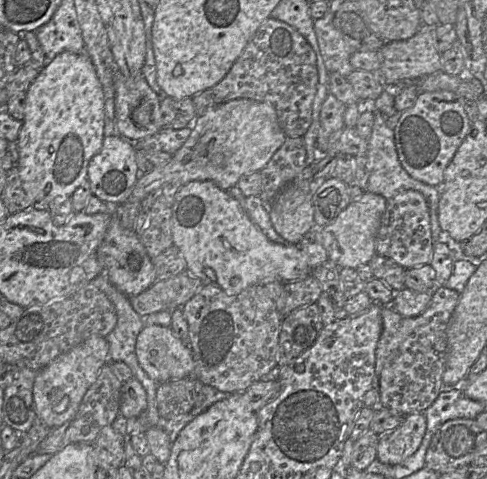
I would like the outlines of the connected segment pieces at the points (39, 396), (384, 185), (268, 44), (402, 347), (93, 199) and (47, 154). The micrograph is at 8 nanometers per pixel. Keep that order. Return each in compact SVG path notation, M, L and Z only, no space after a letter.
M94 335L61 354L41 369L33 385L37 420L50 429L54 429L73 418L85 393L96 381L101 368L108 362L108 352L109 344L106 338Z
M376 112L371 135L368 139L366 156L370 162L370 176L365 191L382 195L386 200L393 198L404 190L416 190L423 194L430 215L432 240L438 242L438 236L442 232L438 221L438 204L440 195L436 187L425 184L411 177L402 167L394 139L394 129L388 124L387 119L379 112Z
M268 17L246 45L228 74L215 86L192 97L196 115L202 115L207 108L233 100L251 99L271 104L279 124L287 137L303 137L312 121L312 104L317 91L317 58L307 40L292 26L280 20Z
M438 285L434 288L433 294L432 294L432 298L431 301L428 305L428 307L424 310L424 312L422 312L420 315L416 316L416 317L404 317L401 314L399 314L398 312L396 312L392 306L383 306L382 310L381 310L381 317L382 317L382 333L381 336L379 338L378 344L377 344L377 348L376 348L376 362L375 362L375 375L373 378L373 388L376 389L379 392L379 405L378 407L383 407L385 409L387 409L388 411L390 411L392 414L394 415L399 415L402 417L406 417L407 415L410 414L414 414L414 413L424 413L426 411L426 409L428 409L433 402L437 399L437 397L439 396L439 394L441 393L443 388L451 388L451 387L445 387L444 383L443 383L443 373L445 370L445 364L446 364L446 357L447 357L447 327L448 327L448 323L450 321L450 318L452 316L452 313L459 301L459 297L460 294L458 292L456 292L453 289L447 288L444 285Z
M92 194L81 212L87 215L106 213L111 216L109 227L98 248L97 258L110 283L127 297L133 297L147 290L157 279L154 264L138 235L134 231L126 230L121 226L116 215L118 205L120 204L105 203Z
M68 51L58 54L26 91L17 166L27 196L44 205L56 197L70 197L87 179L89 161L101 150L104 138L103 89L90 57Z

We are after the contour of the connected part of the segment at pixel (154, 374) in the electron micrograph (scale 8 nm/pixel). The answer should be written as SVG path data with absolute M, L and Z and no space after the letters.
M144 326L137 336L135 352L141 368L158 384L194 376L195 361L192 350L173 334L170 327Z

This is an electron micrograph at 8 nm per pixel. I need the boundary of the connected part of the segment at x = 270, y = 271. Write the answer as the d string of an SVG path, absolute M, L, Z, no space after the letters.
M190 181L179 188L172 205L171 232L173 245L185 260L186 271L198 278L203 285L219 287L230 296L239 294L251 285L302 280L313 270L298 245L281 245L269 240L238 201L212 181Z

